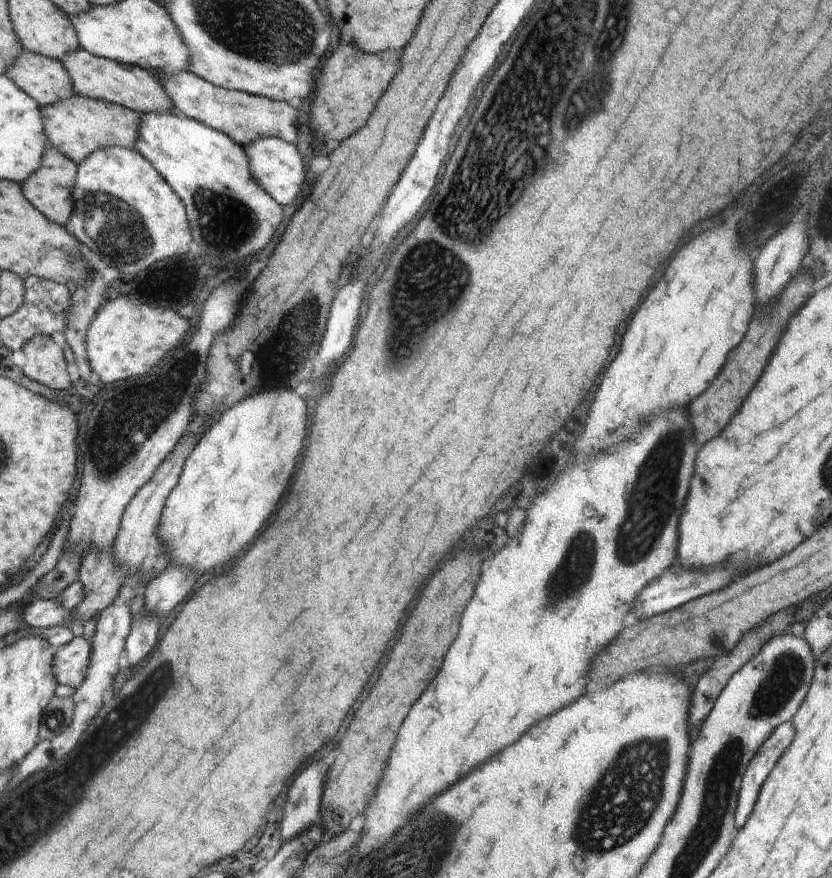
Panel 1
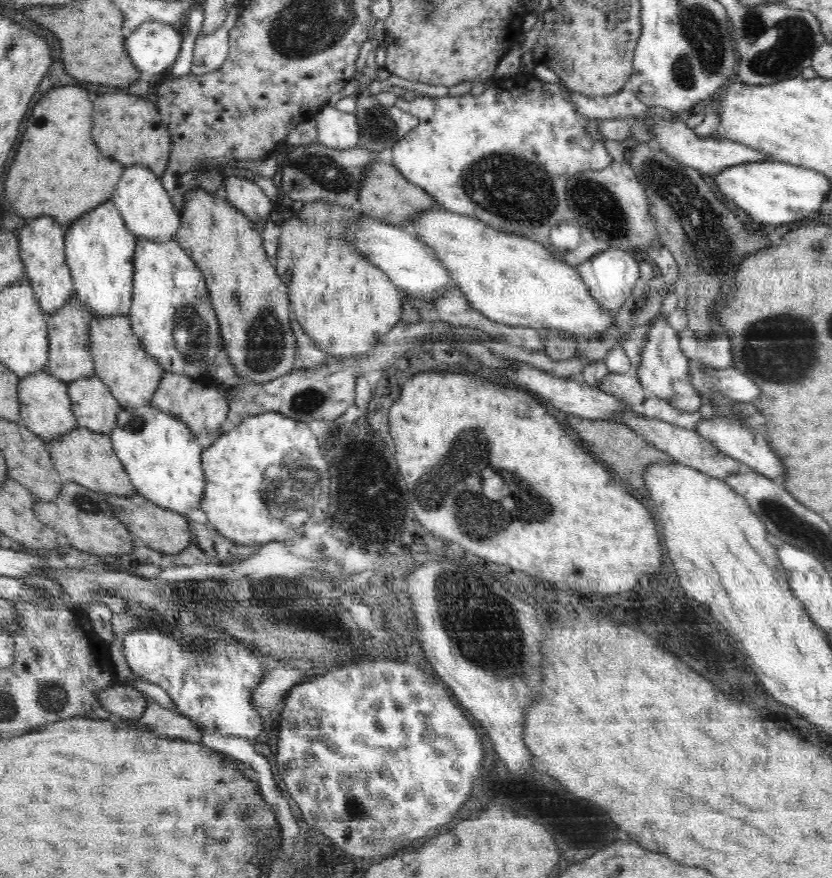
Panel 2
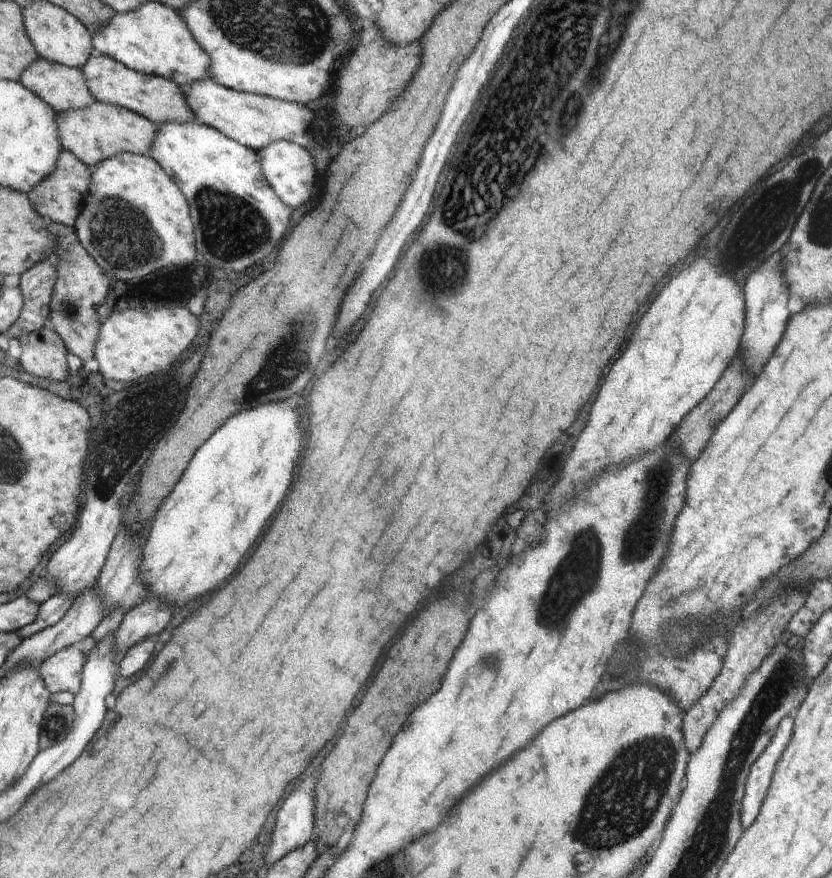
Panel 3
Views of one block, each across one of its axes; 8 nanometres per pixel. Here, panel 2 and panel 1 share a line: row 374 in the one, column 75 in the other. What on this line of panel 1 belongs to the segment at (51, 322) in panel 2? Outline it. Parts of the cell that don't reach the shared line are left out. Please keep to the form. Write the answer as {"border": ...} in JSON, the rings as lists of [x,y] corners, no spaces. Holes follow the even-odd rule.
{"border":[[[80,48],[60,60],[73,78],[75,94],[91,99],[113,102],[140,114],[164,114],[175,111],[173,102],[159,81],[158,74],[148,69],[97,57],[90,51]]]}

